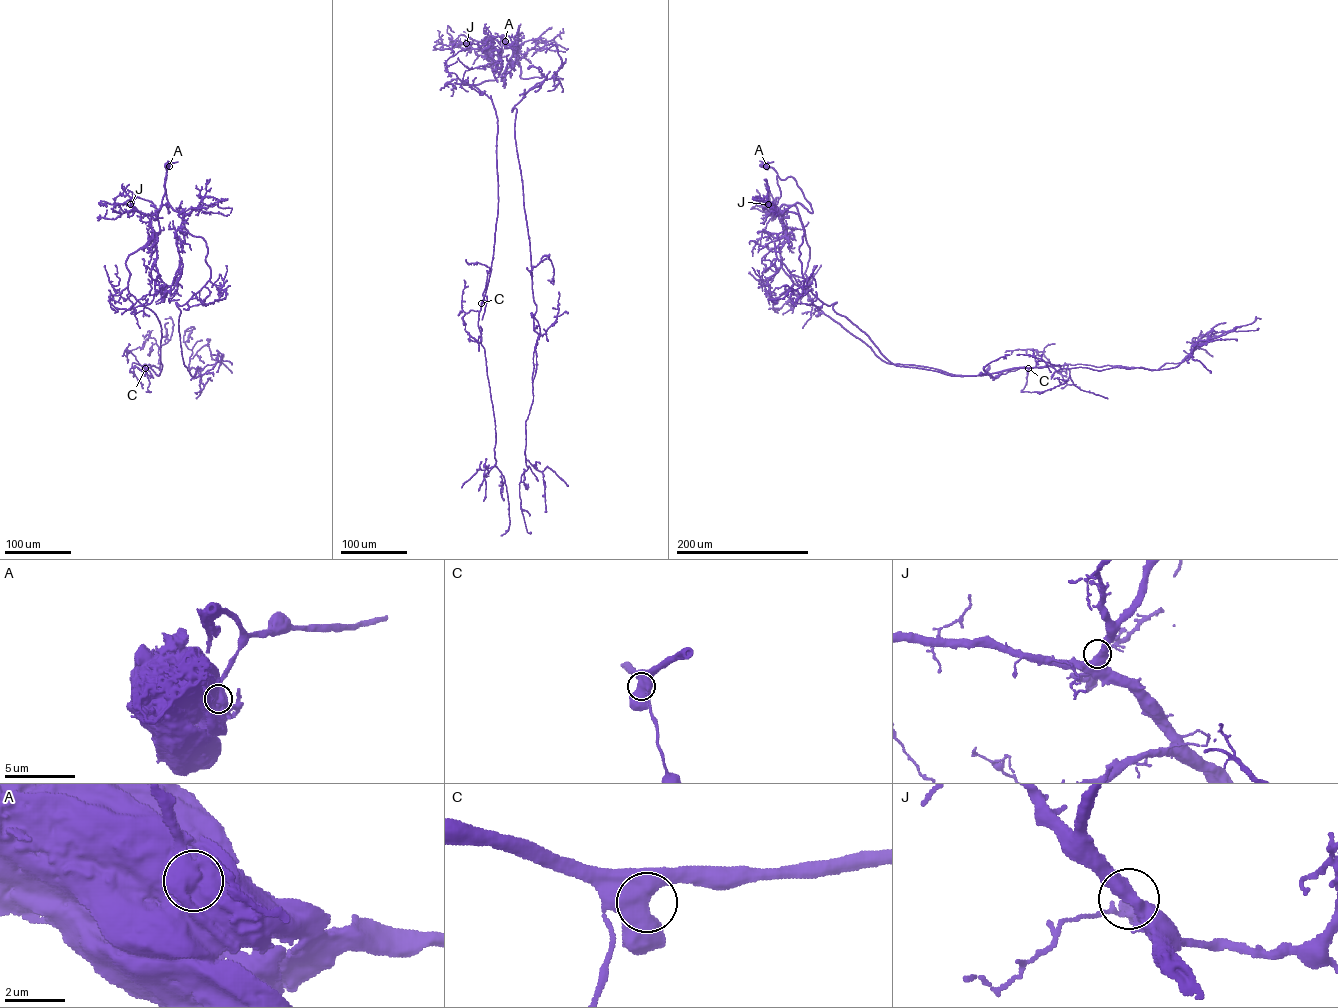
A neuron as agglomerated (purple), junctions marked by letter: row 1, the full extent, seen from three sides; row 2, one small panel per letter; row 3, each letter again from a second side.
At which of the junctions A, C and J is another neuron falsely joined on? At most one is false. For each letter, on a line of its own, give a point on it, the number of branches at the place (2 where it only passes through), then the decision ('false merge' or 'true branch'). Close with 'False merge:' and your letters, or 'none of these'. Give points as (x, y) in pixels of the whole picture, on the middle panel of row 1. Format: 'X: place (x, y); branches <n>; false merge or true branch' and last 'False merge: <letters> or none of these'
A: place (505, 41); branches 2; false merge
C: place (481, 303); branches 2; true branch
J: place (466, 43); branches 2; true branch
False merge: A

